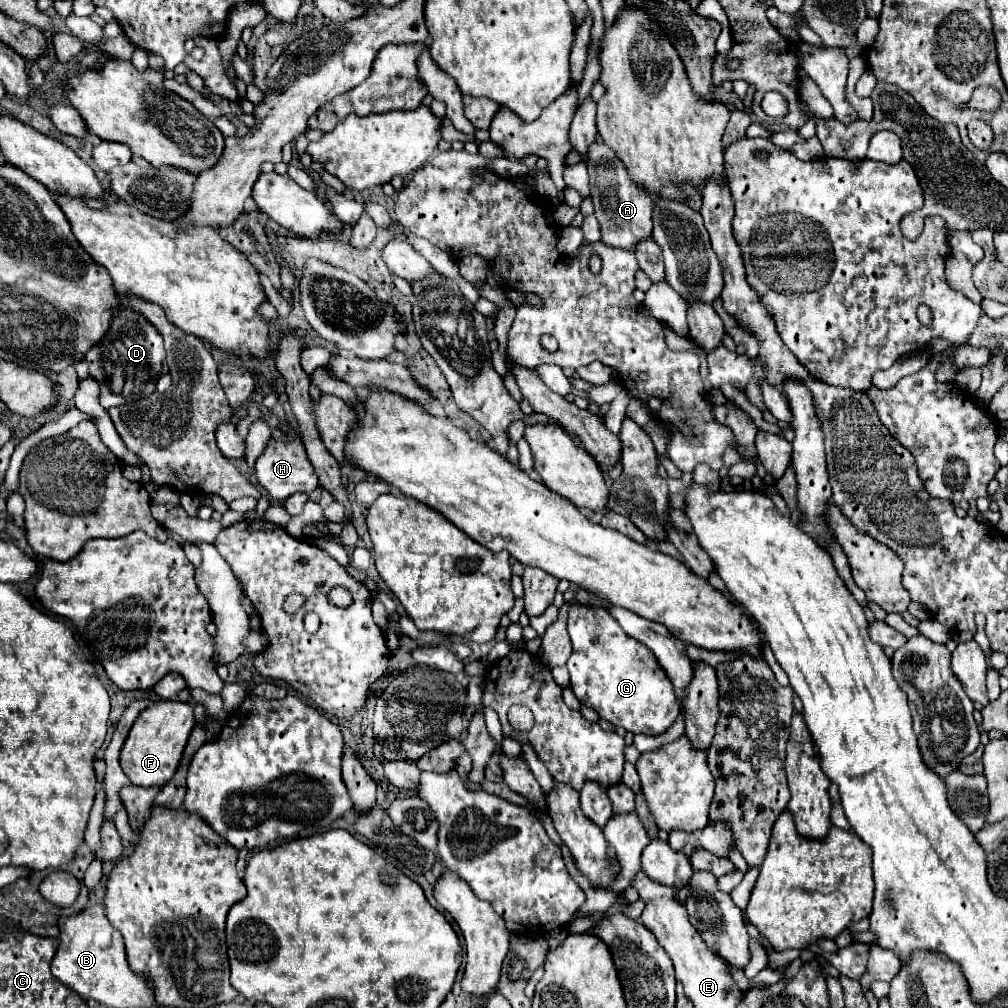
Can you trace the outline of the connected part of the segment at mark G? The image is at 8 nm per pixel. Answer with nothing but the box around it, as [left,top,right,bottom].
[567,606,679,736]

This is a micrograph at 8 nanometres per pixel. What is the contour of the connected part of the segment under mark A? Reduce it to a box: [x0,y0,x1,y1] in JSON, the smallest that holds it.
[589,138,653,250]

